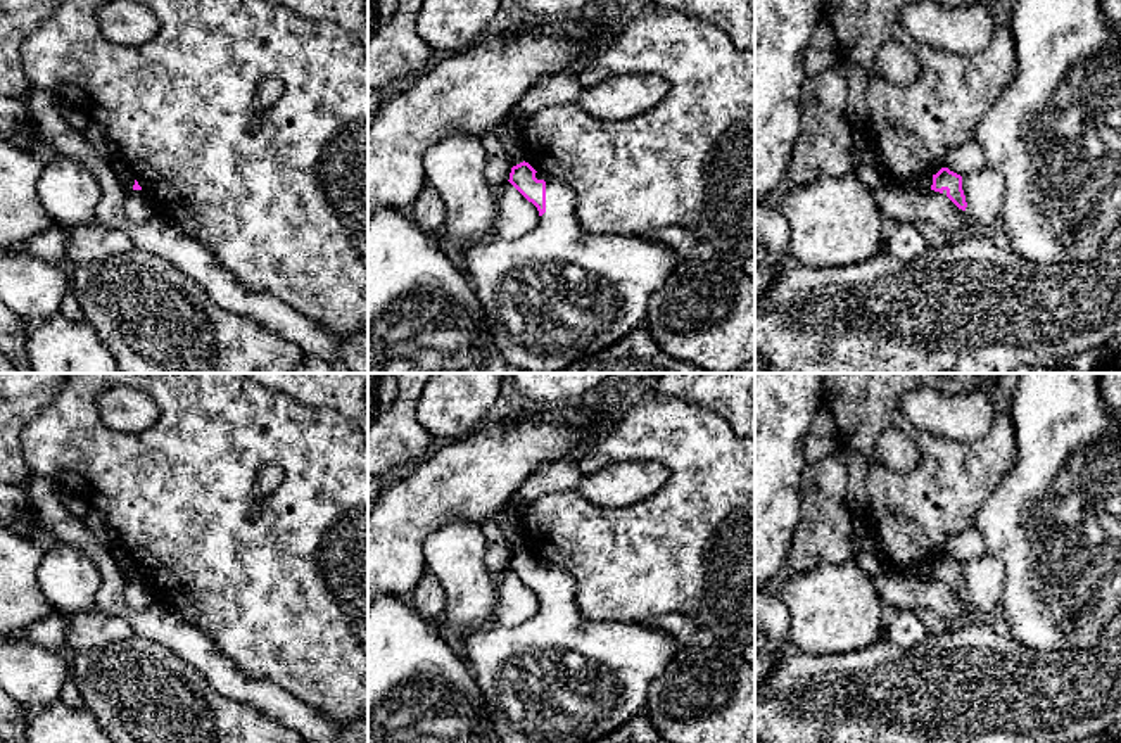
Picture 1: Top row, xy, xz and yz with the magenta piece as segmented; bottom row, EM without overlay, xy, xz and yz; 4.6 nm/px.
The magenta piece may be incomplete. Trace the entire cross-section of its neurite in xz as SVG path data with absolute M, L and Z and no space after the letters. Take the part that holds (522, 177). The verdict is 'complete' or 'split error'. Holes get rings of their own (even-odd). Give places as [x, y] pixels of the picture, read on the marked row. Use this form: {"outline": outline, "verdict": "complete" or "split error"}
{"outline": "M525 161L511 168L508 181L537 207L539 225L520 238L487 238L461 249L459 266L482 302L492 339L510 373L554 373L646 327L648 299L665 283L681 257L649 235L596 235L586 232L575 218L573 192L567 185L537 173Z", "verdict": "split error"}

